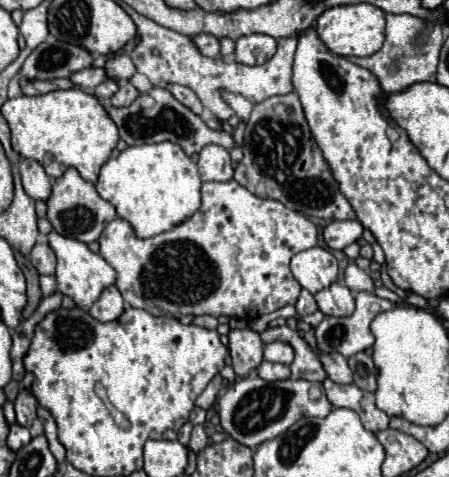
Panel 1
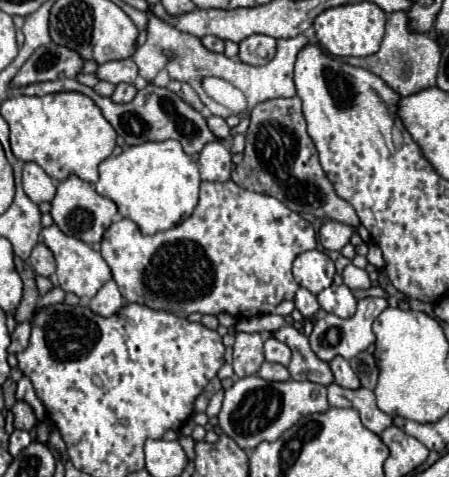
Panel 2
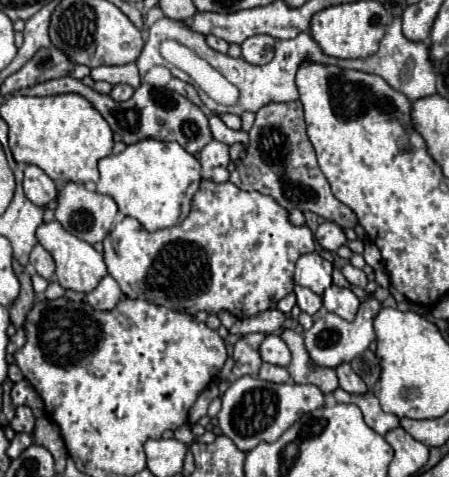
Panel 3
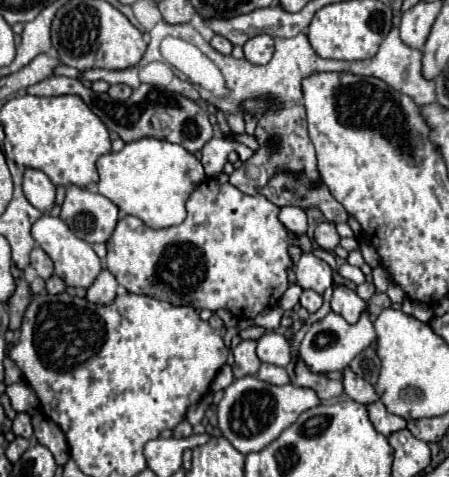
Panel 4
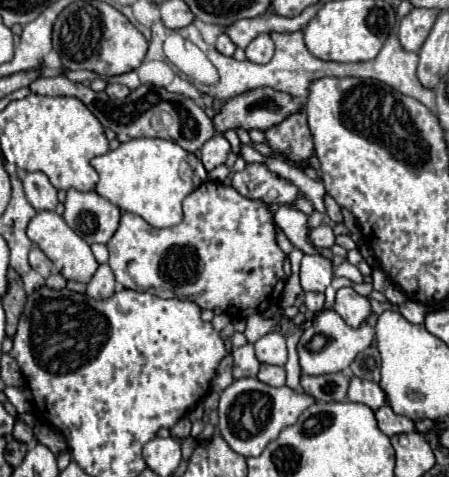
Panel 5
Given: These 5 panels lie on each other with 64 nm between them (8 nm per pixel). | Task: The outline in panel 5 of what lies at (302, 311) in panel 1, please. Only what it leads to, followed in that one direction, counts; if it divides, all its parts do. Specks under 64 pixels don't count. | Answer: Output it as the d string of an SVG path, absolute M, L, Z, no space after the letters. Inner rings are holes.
M304 292L304 302L310 312L320 312L324 308L324 294L320 292Z

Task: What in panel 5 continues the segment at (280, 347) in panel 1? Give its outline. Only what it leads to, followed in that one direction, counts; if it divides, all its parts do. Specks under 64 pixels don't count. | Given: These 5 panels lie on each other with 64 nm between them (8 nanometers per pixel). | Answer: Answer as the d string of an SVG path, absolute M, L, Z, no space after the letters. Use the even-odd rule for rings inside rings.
M268 332L260 340L254 342L256 358L262 364L276 364L284 366L288 360L288 350L286 350L286 338L280 332Z

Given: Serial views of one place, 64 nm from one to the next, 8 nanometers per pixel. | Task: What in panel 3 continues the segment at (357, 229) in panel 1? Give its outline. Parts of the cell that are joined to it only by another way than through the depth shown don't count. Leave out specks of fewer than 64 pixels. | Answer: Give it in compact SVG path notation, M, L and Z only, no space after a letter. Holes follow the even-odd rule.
M334 222L320 224L314 236L316 236L318 244L328 252L336 252L346 242L346 236L344 236L342 228L338 224L334 224Z

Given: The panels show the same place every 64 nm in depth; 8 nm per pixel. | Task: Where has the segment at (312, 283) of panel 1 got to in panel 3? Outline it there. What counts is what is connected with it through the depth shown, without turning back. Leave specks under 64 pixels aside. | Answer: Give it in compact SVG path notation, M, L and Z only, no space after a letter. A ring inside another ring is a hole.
M316 252L302 254L296 262L294 280L316 294L322 294L328 286L332 286L332 264Z

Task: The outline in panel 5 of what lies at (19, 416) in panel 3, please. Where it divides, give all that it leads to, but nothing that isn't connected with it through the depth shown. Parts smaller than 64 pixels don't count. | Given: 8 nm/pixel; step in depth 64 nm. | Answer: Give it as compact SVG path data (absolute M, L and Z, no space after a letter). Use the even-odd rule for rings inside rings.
M16 420L16 426L14 426L14 432L12 432L14 440L20 440L24 444L30 444L34 440L34 432L30 426L26 426L22 420Z

